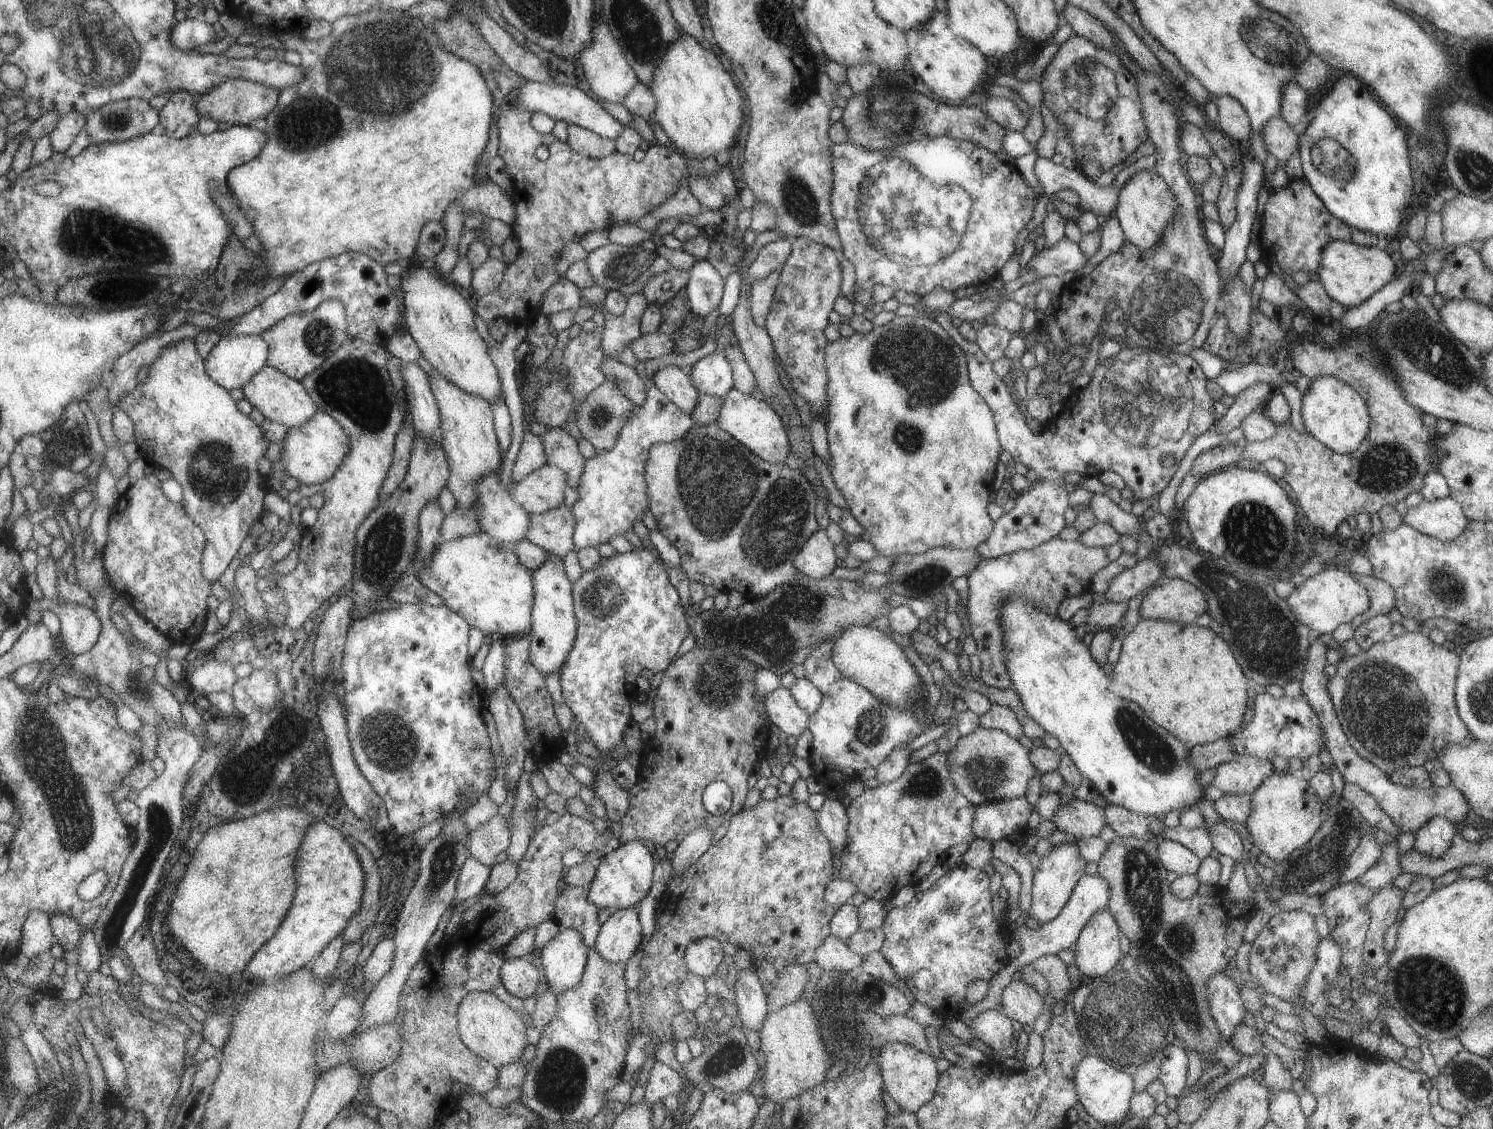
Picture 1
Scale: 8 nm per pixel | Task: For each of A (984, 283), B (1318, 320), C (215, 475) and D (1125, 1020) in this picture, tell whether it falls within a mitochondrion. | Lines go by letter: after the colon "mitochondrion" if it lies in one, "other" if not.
A: other
B: other
C: mitochondrion
D: mitochondrion

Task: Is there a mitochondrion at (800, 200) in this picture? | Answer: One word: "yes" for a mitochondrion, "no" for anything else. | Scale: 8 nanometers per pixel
yes

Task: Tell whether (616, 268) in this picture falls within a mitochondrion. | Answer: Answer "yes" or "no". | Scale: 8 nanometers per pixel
yes

